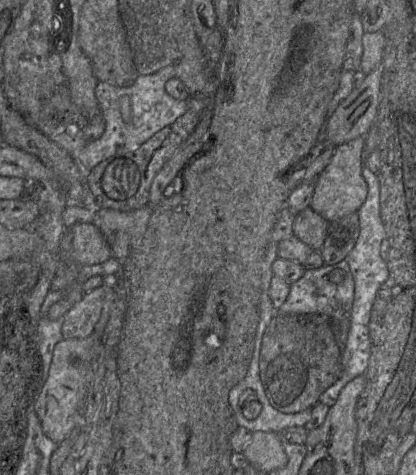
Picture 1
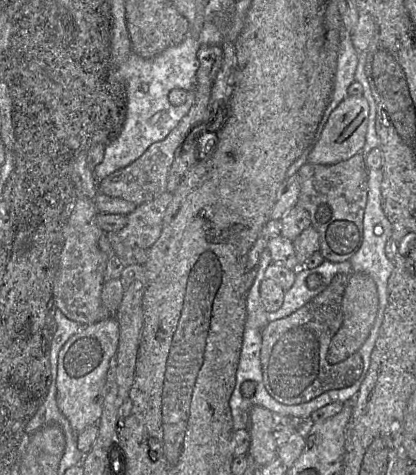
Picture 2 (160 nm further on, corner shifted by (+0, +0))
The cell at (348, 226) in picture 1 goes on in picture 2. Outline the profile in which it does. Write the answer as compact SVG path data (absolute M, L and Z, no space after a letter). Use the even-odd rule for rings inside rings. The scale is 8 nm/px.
M356 154L335 164L303 165L299 172L299 204L309 214L320 238L320 252L329 262L349 261L364 241L364 214L368 200L369 176L366 155Z

